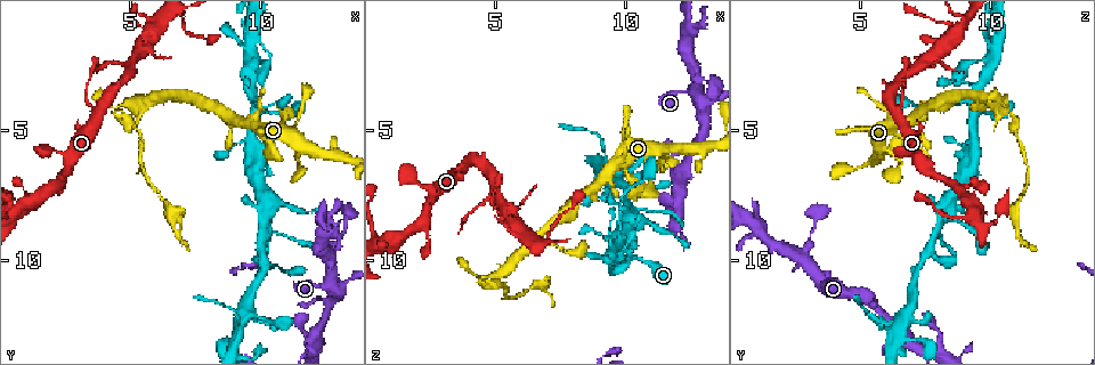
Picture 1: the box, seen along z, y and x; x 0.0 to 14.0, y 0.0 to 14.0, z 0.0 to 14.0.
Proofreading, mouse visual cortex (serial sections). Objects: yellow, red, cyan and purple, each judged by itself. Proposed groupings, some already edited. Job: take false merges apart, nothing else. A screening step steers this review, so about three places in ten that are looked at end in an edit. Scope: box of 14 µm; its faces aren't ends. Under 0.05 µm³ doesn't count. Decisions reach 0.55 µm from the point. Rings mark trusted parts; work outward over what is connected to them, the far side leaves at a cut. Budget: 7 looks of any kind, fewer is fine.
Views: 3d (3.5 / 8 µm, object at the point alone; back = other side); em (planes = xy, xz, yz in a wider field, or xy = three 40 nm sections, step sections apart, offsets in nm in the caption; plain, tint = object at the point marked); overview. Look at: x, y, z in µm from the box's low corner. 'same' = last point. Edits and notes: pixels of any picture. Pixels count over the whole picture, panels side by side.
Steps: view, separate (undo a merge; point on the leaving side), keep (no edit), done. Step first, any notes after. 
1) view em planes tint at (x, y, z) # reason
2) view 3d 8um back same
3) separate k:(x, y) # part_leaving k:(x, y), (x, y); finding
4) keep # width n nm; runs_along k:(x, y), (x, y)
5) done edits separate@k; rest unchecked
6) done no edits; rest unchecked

view 3d 8um at (11.4, 4.7, 6.0) # thick turns thin

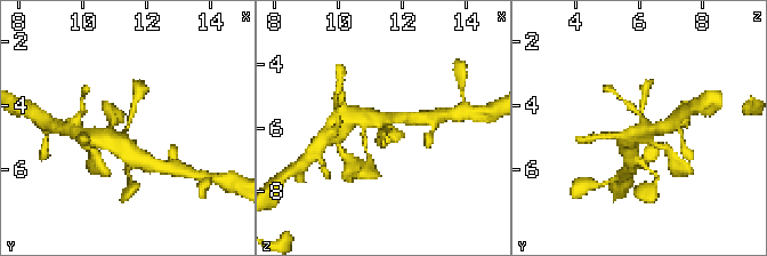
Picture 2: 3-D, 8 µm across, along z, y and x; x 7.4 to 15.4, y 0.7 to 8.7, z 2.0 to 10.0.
view 3d 3.5um at (11.4, 4.7, 6.0)

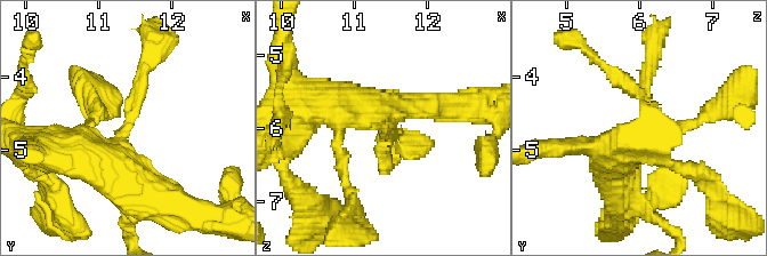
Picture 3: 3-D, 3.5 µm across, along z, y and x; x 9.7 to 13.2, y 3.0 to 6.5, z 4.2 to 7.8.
view em xy step 5 tint at (11.40, 4.70, 6.00) # arm_widths 200, 500 nm

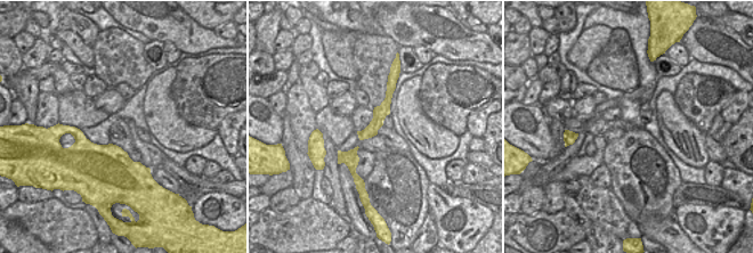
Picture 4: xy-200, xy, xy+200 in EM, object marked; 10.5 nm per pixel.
keep # continuous, no second cell

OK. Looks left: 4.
view 3d 3.5um at (9.9, 4.3, 9.5) # looks like a crossing

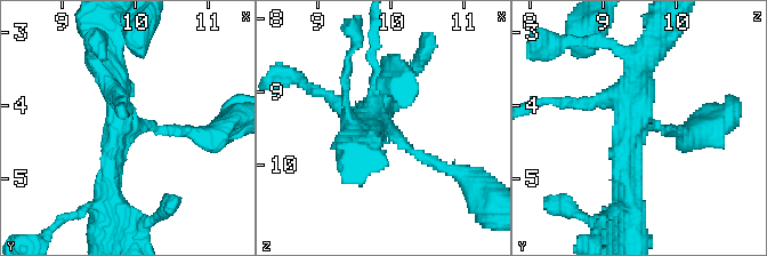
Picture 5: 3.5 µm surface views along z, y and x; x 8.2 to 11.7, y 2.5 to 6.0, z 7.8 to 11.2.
view em planes tint at (9.85, 4.25, 9.45) # arms 4; arm_widths 150, 150, 300, 300 nm; now the EM

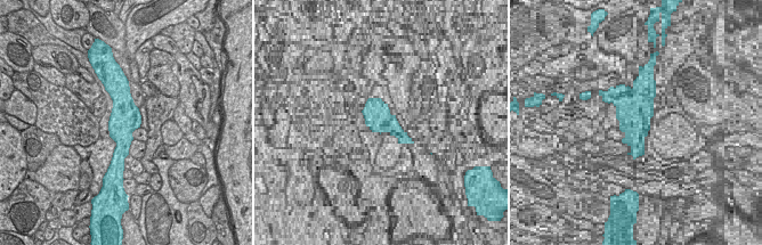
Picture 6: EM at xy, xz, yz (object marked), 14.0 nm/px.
keep # runs_along 5:(187, 130), (124, 124), (107, 194); all the same cell

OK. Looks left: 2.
view 3d 8um at (4.8, 4.0, 10.5) # a narrow waist

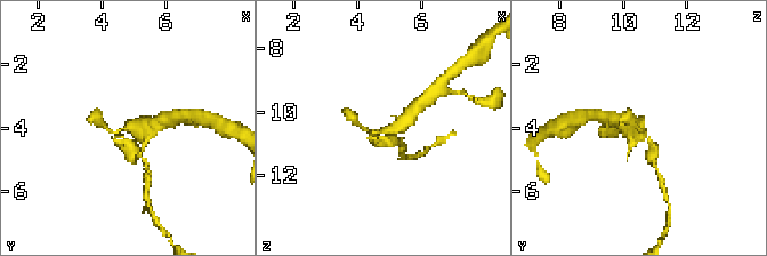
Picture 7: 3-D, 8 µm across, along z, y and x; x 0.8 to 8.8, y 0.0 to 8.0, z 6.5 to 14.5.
view 3d 3.5um at (4.8, 4.0, 10.7)

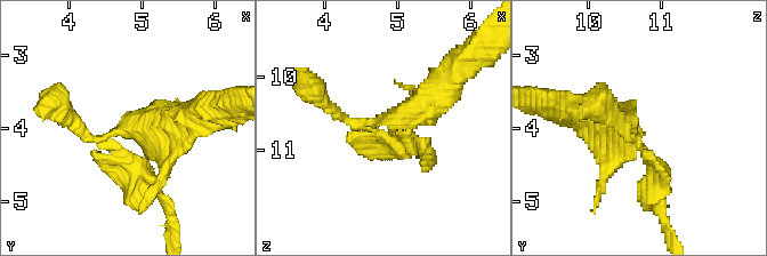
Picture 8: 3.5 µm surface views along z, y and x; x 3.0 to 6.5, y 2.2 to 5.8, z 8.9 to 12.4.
separate 8:(648, 178) # part_leaving 8:(642, 149), (668, 233); a second cell is stuck on

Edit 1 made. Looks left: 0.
done edits separate@8; rest unchecked

